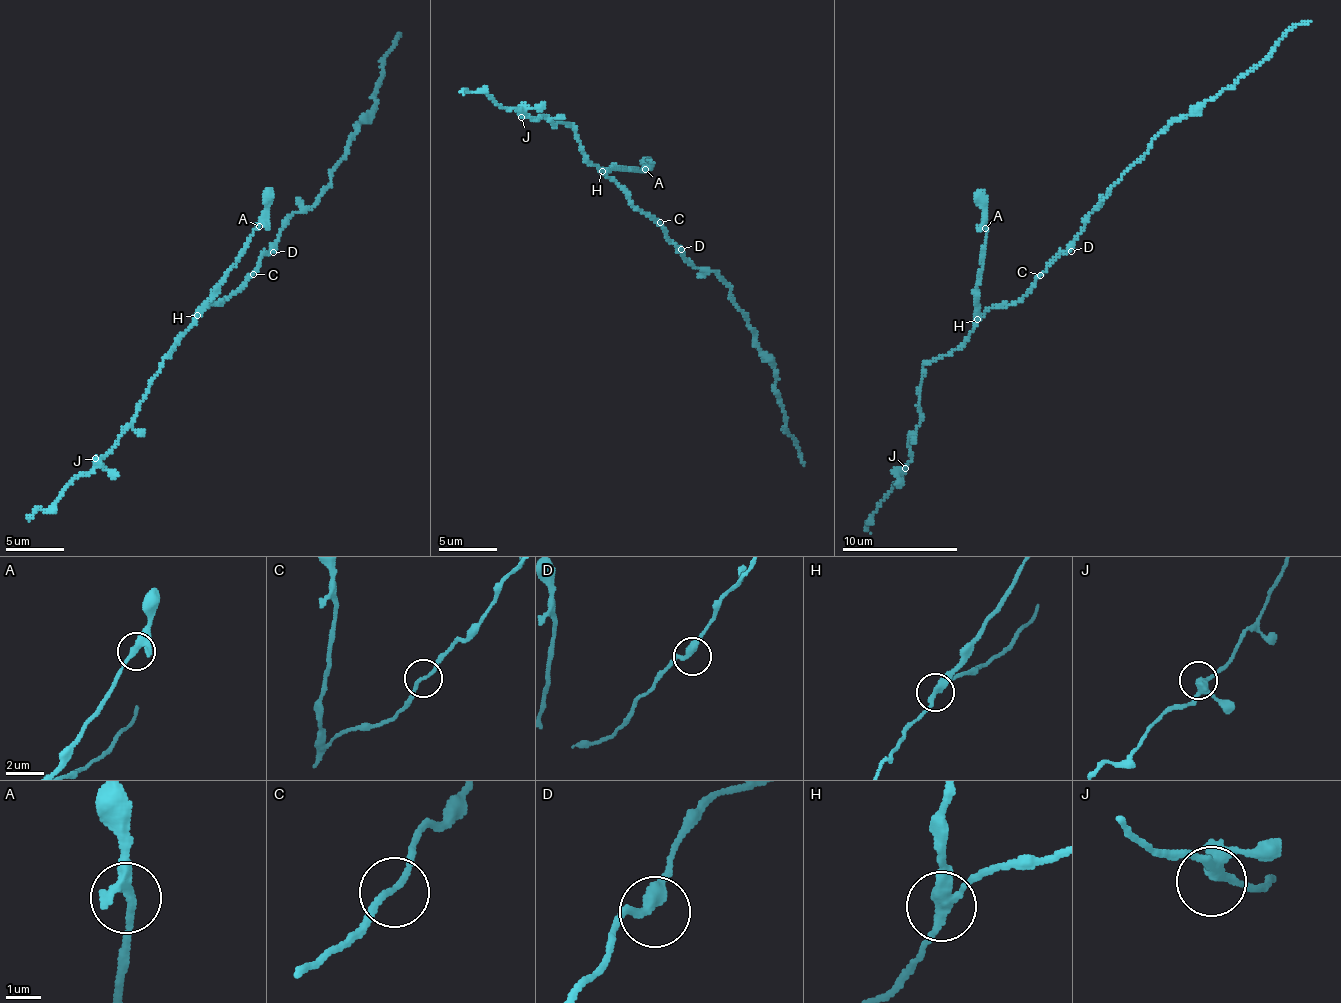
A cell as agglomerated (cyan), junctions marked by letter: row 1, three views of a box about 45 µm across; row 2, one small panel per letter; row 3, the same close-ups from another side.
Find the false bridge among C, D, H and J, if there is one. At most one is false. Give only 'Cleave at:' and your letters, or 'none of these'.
Cleave at: H

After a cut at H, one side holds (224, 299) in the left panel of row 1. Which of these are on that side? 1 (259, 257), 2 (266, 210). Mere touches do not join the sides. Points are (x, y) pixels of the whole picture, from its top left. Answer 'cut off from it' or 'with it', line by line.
1: with it
2: cut off from it

